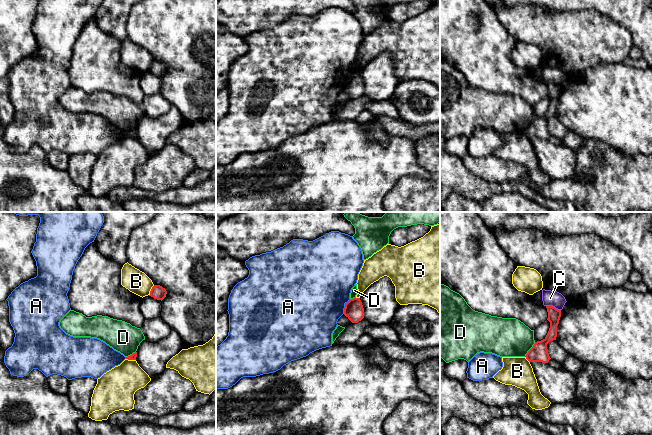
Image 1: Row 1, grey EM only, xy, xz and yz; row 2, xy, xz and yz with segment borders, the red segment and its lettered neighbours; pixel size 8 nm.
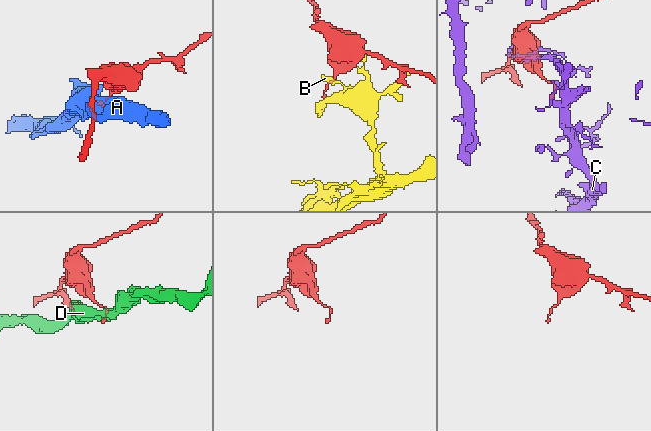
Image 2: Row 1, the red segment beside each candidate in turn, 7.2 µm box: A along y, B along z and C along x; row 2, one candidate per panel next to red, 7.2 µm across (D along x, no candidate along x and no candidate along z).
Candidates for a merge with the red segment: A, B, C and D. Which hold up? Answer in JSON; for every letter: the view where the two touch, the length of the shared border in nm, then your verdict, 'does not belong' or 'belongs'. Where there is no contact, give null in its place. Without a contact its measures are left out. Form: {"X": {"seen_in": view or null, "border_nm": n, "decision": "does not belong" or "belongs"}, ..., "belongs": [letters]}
{"A": {"seen_in": "xz", "border_nm": 130, "decision": "does not belong"}, "B": {"seen_in": "xy", "border_nm": 100, "decision": "does not belong"}, "C": {"seen_in": "yz", "border_nm": 130, "decision": "does not belong"}, "D": {"seen_in": "yz", "border_nm": 150, "decision": "does not belong"}, "belongs": []}

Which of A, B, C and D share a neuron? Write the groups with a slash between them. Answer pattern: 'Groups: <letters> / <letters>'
Groups: A / B / C / D

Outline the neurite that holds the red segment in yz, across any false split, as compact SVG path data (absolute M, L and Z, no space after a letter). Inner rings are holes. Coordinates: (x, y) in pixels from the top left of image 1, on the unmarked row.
M546 82L546 84L548 88L547 96L550 98L550 104L546 113L541 117L535 118L533 123L526 130L525 133L529 138L548 139L551 135L548 129L547 120L550 117L556 116L561 86L558 86L553 82Z

